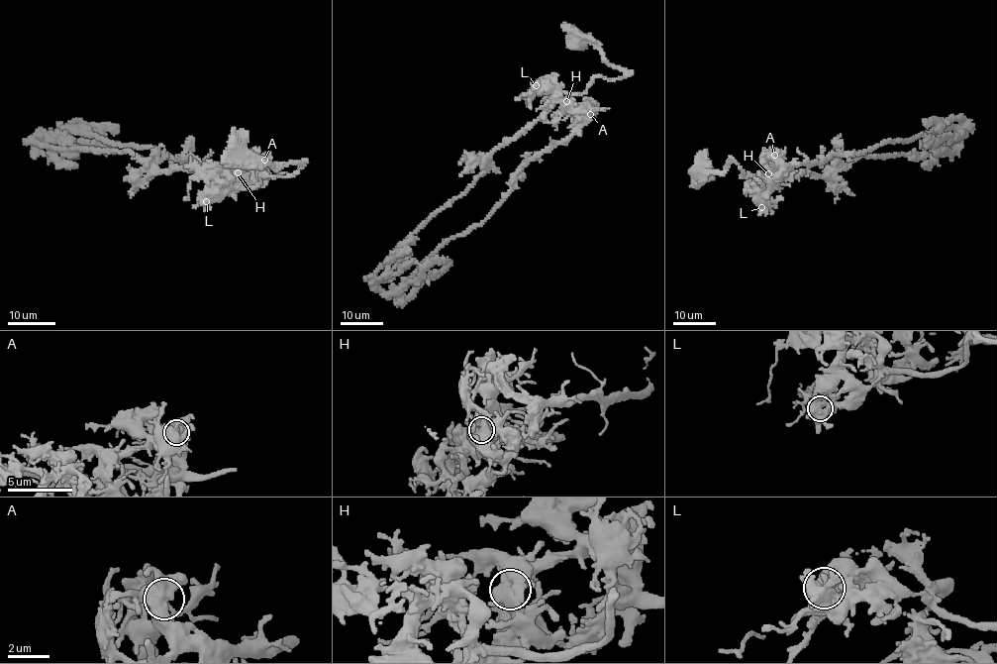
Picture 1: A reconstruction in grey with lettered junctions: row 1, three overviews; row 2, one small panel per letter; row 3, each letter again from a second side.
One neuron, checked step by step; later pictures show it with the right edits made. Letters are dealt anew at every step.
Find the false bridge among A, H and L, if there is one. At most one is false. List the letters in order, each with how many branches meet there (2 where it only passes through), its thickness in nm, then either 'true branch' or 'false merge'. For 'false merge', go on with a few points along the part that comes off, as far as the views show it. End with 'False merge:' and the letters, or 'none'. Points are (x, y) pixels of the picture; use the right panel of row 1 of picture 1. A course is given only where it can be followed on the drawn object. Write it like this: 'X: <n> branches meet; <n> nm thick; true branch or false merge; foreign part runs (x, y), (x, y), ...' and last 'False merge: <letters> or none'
A: 4 branches meet; 600 nm thick; true branch
H: 6 branches meet; 600 nm thick; false merge; foreign part runs (768, 173), (773, 162), (807, 166), (921, 134), (950, 128), (957, 136), (924, 134)
L: 6 branches meet; 650 nm thick; true branch
False merge: H

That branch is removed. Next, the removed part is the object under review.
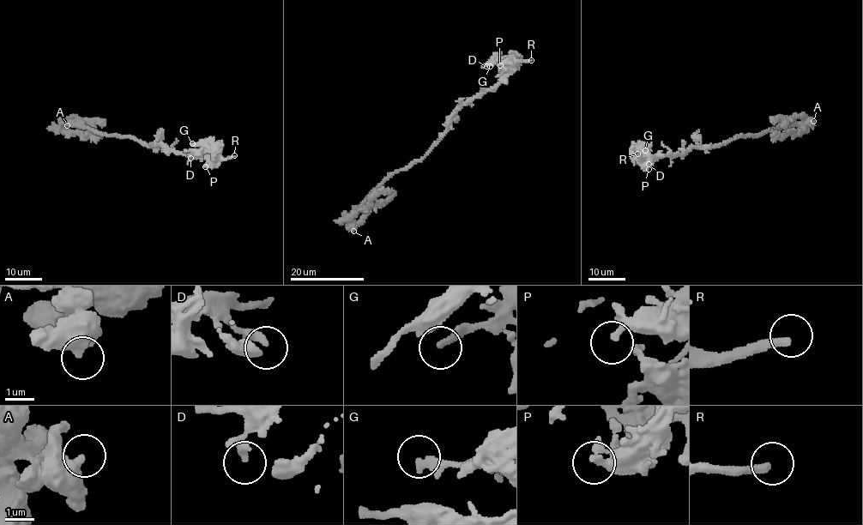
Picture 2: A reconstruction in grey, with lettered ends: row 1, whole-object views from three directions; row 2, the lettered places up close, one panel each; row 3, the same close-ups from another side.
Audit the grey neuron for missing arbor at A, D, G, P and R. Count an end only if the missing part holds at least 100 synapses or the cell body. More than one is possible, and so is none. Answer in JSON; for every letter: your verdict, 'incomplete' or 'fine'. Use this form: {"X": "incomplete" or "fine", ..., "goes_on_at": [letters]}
{"A": "fine", "D": "fine", "G": "fine", "P": "fine", "R": "incomplete", "goes_on_at": ["R"]}

